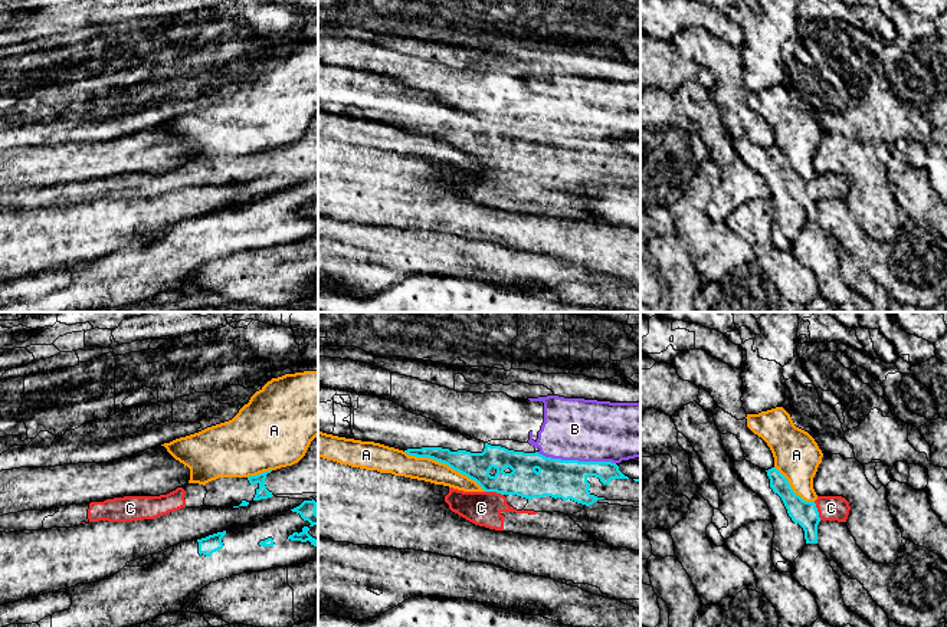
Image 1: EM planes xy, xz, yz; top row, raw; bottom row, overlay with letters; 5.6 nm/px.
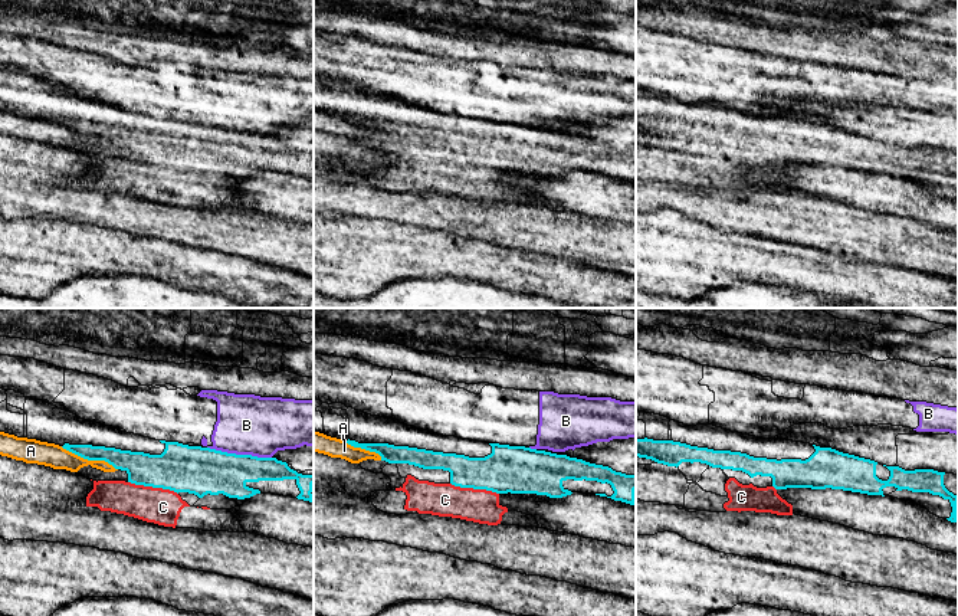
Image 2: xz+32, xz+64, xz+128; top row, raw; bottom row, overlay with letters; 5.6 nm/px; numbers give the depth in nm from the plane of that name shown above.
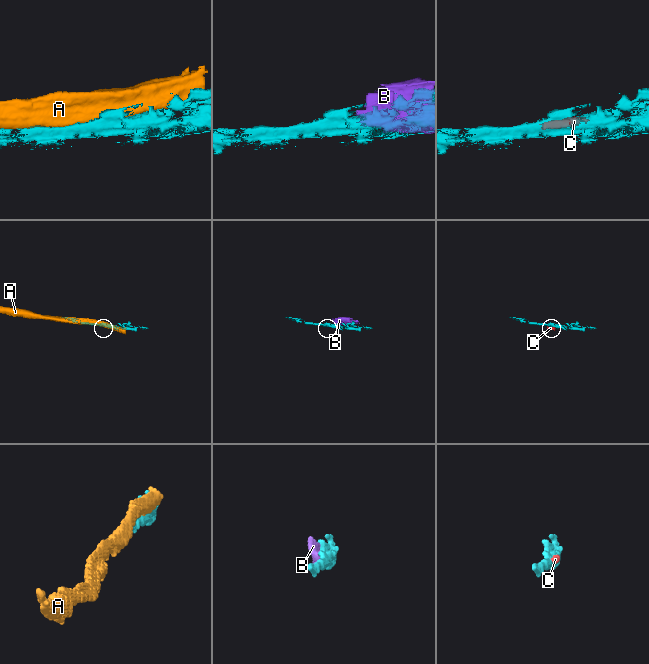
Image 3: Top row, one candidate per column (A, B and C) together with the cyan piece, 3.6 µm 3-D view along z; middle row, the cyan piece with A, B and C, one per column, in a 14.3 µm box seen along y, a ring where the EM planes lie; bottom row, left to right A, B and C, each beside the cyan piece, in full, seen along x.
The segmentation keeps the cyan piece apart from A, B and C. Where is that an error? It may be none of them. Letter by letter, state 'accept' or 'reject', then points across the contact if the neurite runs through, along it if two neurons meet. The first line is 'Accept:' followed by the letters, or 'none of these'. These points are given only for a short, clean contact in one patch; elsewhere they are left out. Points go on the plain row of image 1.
Accept: C
A: reject
B: reject
C: accept; runs through xz (524, 158), (501, 161), (494, 168), (481, 186)

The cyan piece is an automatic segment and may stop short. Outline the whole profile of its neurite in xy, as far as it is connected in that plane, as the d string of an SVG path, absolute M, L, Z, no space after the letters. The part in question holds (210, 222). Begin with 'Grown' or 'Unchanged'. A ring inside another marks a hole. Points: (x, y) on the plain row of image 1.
Unchanged. M226 209L209 213L206 216L197 217L199 220L199 232L212 234L213 230L222 227L225 223L222 216L226 213Z

